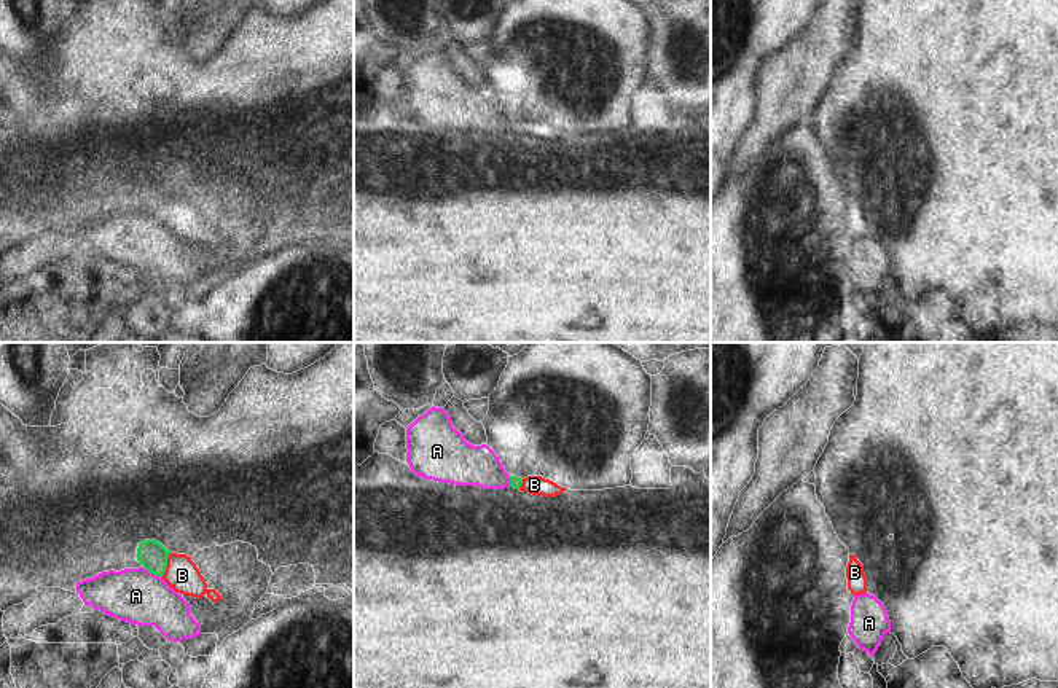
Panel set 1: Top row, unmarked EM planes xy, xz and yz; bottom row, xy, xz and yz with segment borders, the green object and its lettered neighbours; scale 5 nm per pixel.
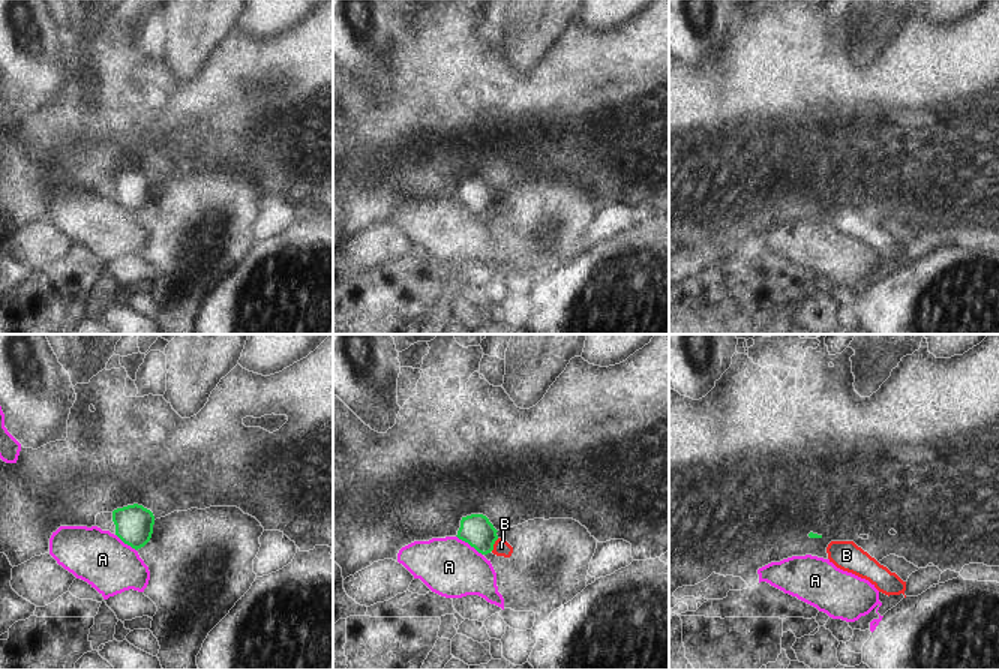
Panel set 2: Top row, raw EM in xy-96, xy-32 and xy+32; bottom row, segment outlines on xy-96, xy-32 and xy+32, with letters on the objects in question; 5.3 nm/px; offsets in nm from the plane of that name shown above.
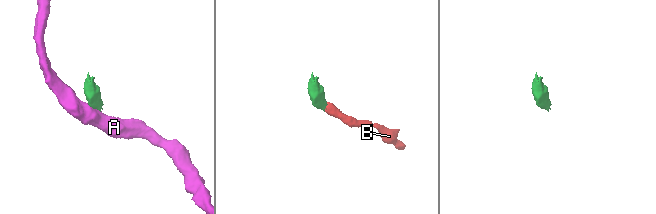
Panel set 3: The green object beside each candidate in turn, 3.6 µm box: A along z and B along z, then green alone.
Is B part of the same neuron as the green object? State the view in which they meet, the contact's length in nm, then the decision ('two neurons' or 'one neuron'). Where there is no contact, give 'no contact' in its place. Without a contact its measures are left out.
meets green in xy; contact 140 nm long; one neuron

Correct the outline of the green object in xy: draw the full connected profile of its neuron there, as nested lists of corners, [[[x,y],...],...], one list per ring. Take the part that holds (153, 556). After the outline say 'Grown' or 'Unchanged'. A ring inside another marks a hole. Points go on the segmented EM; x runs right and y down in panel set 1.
[[[147,540],[139,543],[137,561],[153,575],[161,577],[175,592],[202,599],[207,596],[212,602],[221,600],[221,596],[215,589],[209,589],[204,577],[196,564],[186,554],[177,554],[166,549],[156,540]]]. Grown

